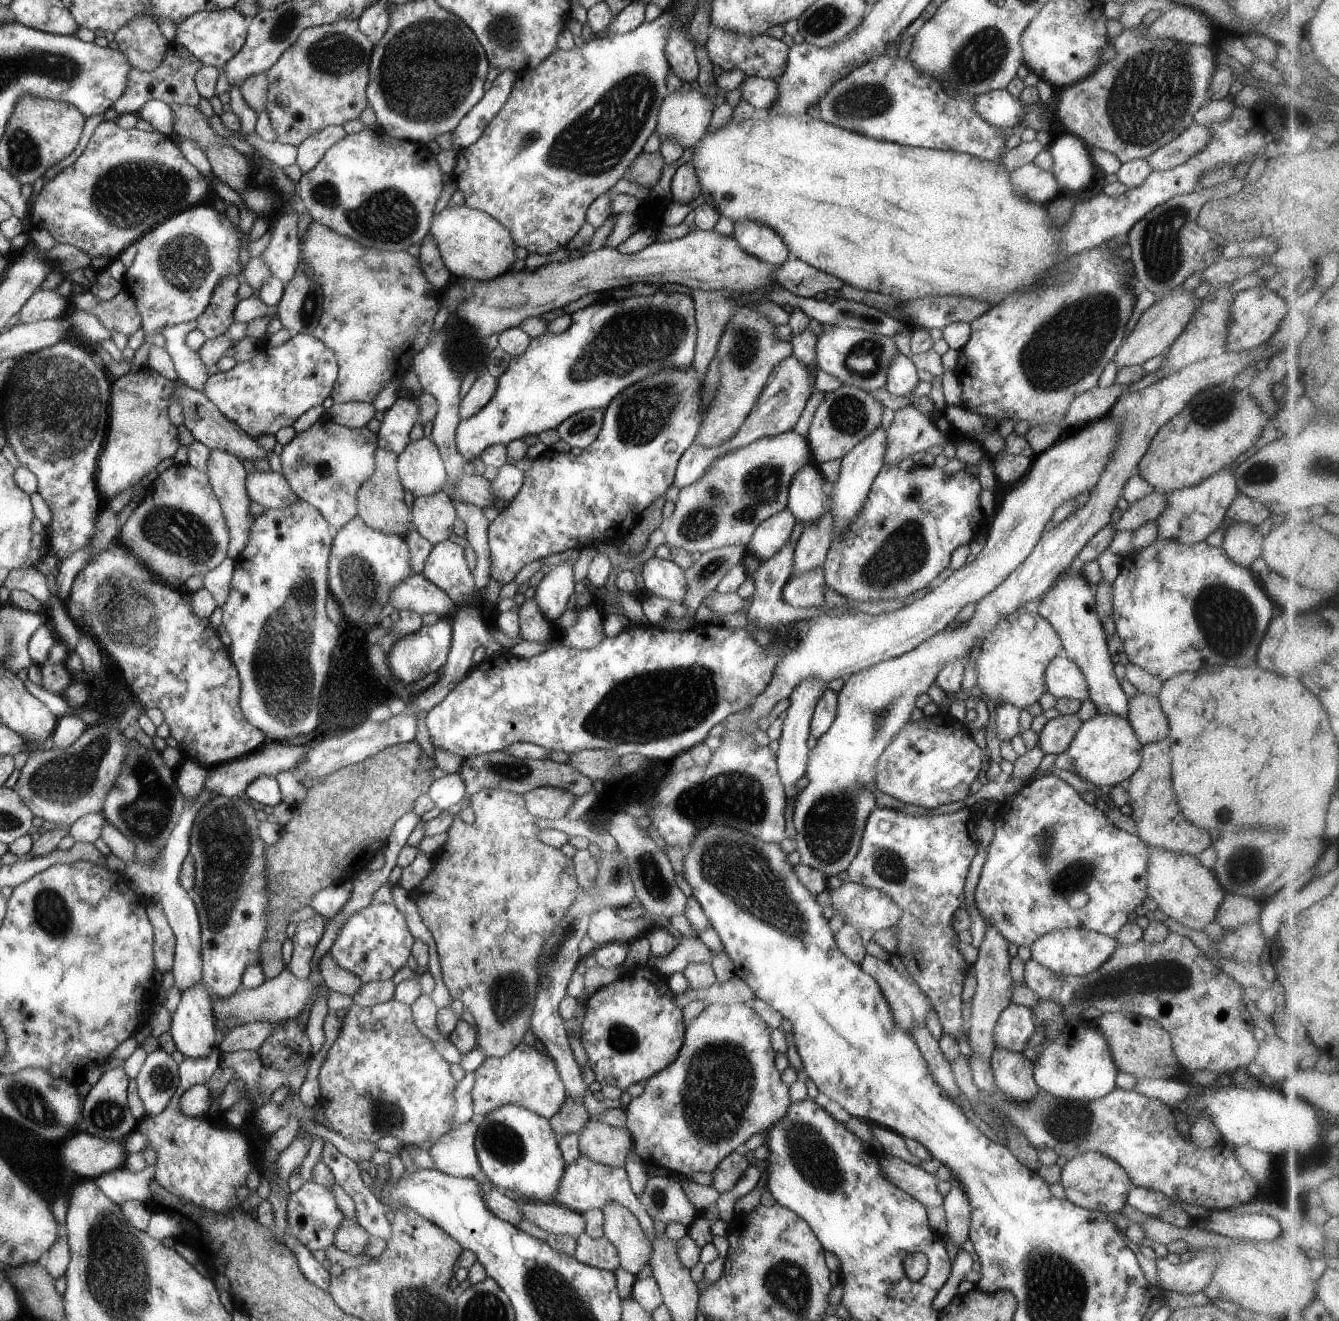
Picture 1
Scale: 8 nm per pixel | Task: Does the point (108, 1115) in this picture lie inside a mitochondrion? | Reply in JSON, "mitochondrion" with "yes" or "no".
{"mitochondrion":"yes"}

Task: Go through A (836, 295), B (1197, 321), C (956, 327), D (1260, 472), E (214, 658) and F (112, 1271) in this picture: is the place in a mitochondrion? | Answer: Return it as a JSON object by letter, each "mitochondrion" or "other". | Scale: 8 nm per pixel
{"A":"other","B":"other","C":"other","D":"mitochondrion","E":"other","F":"mitochondrion"}

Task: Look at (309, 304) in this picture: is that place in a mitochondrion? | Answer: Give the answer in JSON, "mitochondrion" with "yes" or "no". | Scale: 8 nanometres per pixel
{"mitochondrion":"yes"}

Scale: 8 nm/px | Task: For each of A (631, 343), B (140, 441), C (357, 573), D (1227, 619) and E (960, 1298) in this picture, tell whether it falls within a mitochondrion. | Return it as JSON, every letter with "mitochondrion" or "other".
{"A":"mitochondrion","B":"other","C":"mitochondrion","D":"mitochondrion","E":"other"}

